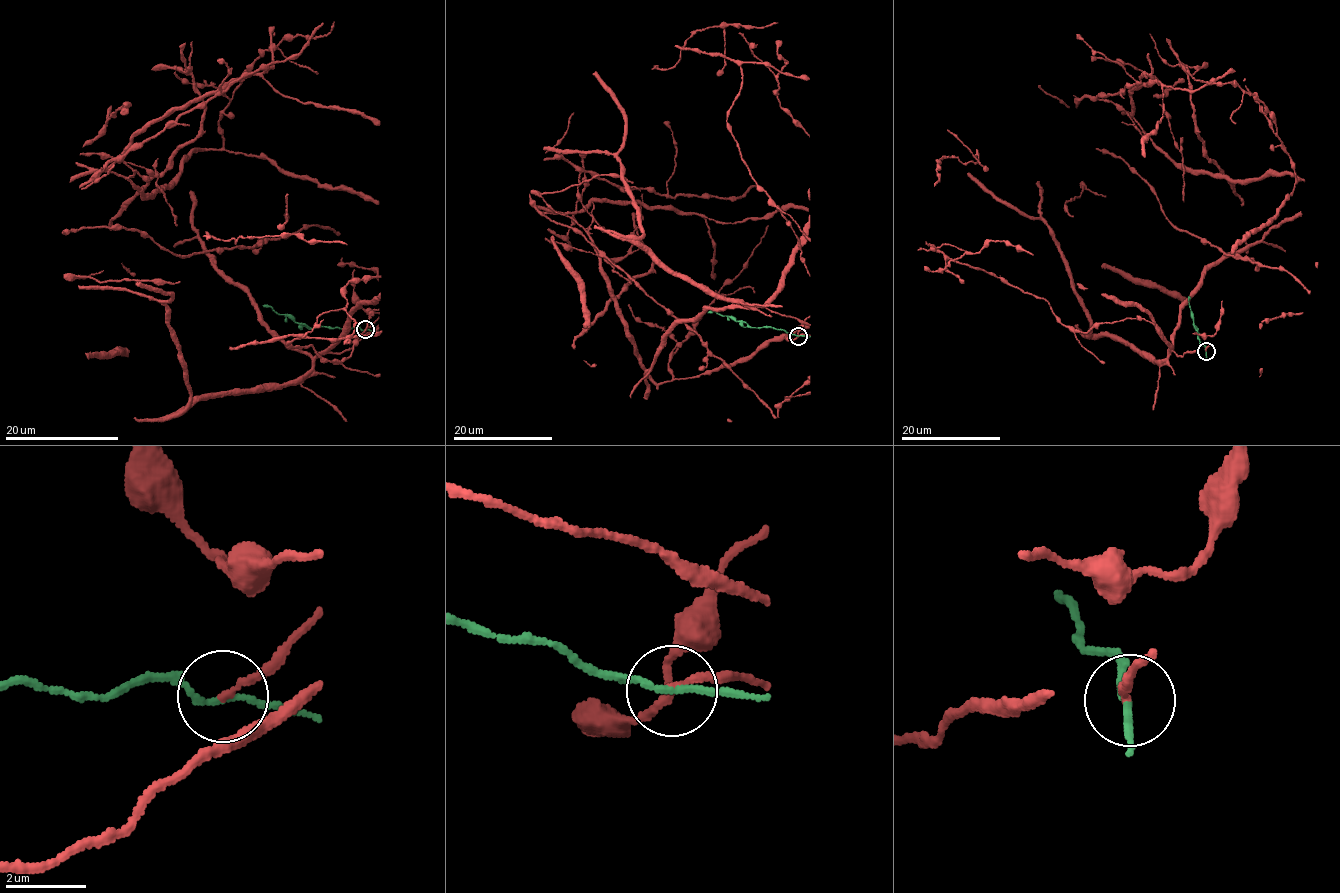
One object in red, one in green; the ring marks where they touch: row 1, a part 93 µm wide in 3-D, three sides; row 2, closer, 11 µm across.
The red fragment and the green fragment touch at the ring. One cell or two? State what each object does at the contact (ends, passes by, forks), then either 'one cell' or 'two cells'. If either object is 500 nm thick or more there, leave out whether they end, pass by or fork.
red ends there; green passes by; two cells

